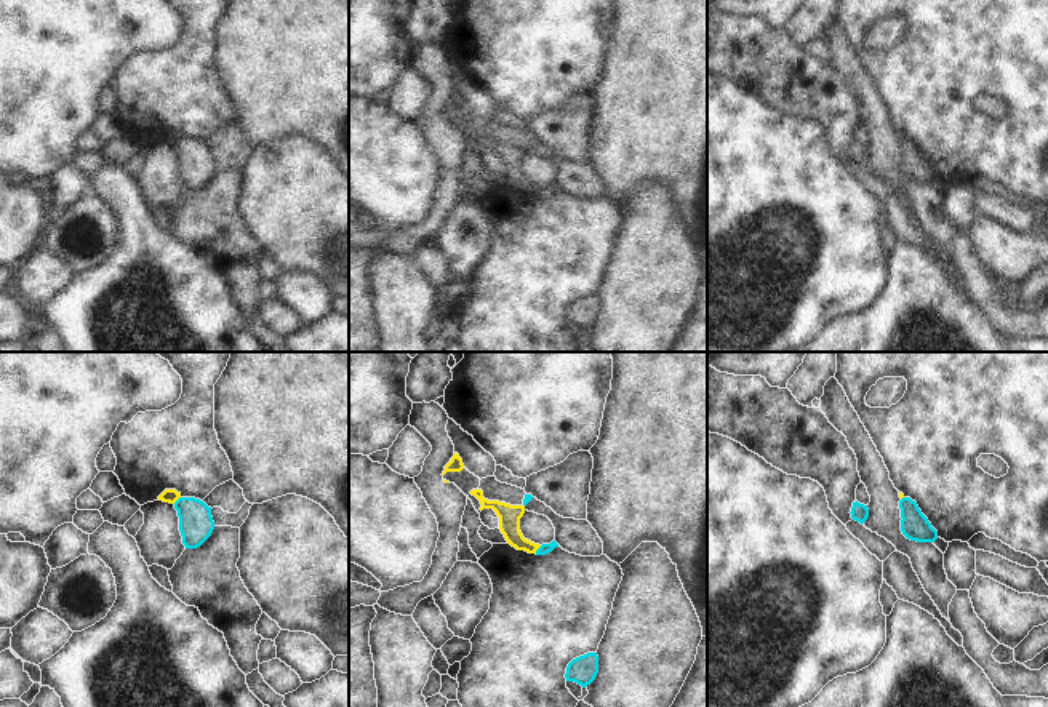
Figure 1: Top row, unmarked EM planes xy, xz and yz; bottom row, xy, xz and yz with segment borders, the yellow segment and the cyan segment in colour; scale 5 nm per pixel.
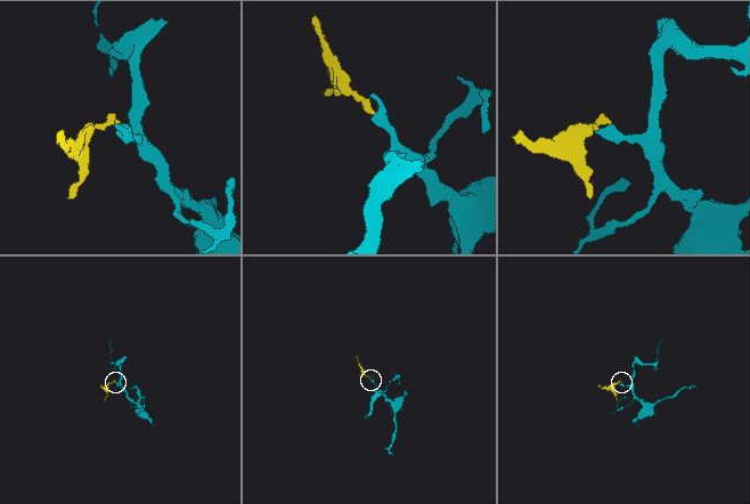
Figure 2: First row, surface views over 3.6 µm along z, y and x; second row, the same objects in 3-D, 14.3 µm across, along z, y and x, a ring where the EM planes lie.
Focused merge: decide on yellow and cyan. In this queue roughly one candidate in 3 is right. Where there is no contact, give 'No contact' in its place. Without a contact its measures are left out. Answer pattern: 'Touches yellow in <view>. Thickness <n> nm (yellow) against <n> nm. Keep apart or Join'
Touches yellow in xz. Thickness 110 nm (yellow) against 50 nm. Keep apart.

